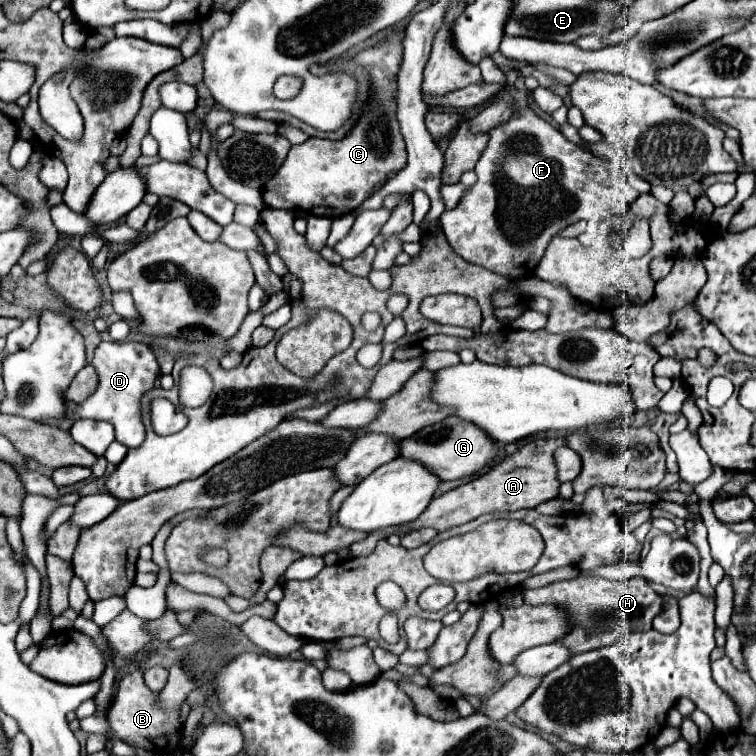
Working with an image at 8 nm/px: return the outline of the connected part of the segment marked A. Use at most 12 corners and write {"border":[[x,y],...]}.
{"border":[[539,438],[487,474],[433,498],[397,534],[441,532],[481,514],[559,496],[553,450]]}

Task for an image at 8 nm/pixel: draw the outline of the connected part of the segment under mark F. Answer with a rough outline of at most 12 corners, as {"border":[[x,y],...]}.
{"border":[[531,108],[441,216],[471,264],[531,276],[577,220],[639,196]]}

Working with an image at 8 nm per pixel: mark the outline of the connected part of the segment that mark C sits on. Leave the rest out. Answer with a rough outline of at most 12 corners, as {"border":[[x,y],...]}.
{"border":[[399,36],[355,60],[371,100],[343,140],[293,146],[265,206],[335,220],[407,152],[395,118]]}

